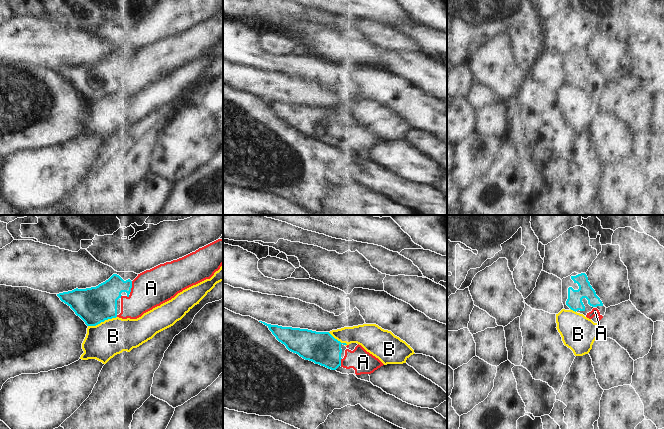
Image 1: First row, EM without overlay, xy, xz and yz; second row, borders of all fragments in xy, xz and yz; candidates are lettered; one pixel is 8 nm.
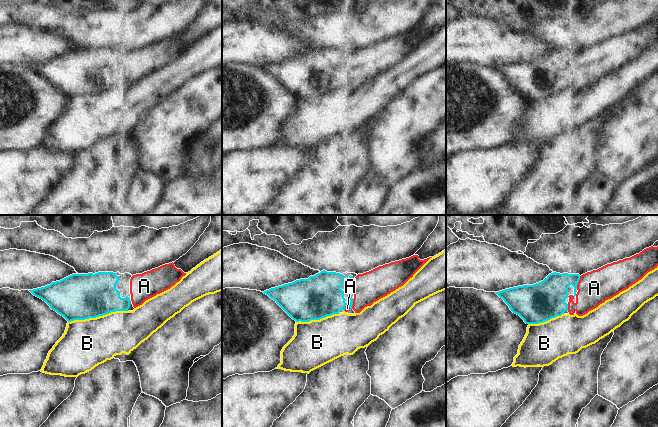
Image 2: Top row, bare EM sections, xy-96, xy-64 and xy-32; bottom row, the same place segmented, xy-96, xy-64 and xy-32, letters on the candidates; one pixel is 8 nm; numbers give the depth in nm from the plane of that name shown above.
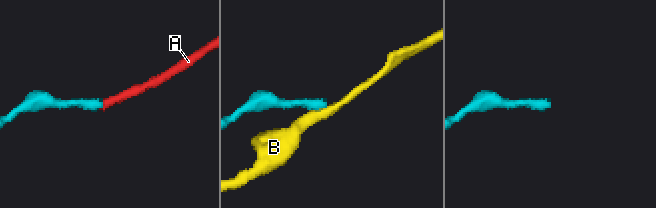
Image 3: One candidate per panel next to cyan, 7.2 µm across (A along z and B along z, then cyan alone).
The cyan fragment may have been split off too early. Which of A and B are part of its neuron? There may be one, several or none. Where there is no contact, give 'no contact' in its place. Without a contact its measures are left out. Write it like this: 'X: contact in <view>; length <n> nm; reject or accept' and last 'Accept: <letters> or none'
A: contact in xy; length 110 nm; accept
B: contact in xy; length 240 nm; reject
Accept: A

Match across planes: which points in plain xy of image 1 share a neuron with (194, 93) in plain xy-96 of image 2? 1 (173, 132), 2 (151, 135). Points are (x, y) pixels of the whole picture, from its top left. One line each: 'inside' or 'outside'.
1: inside
2: outside

